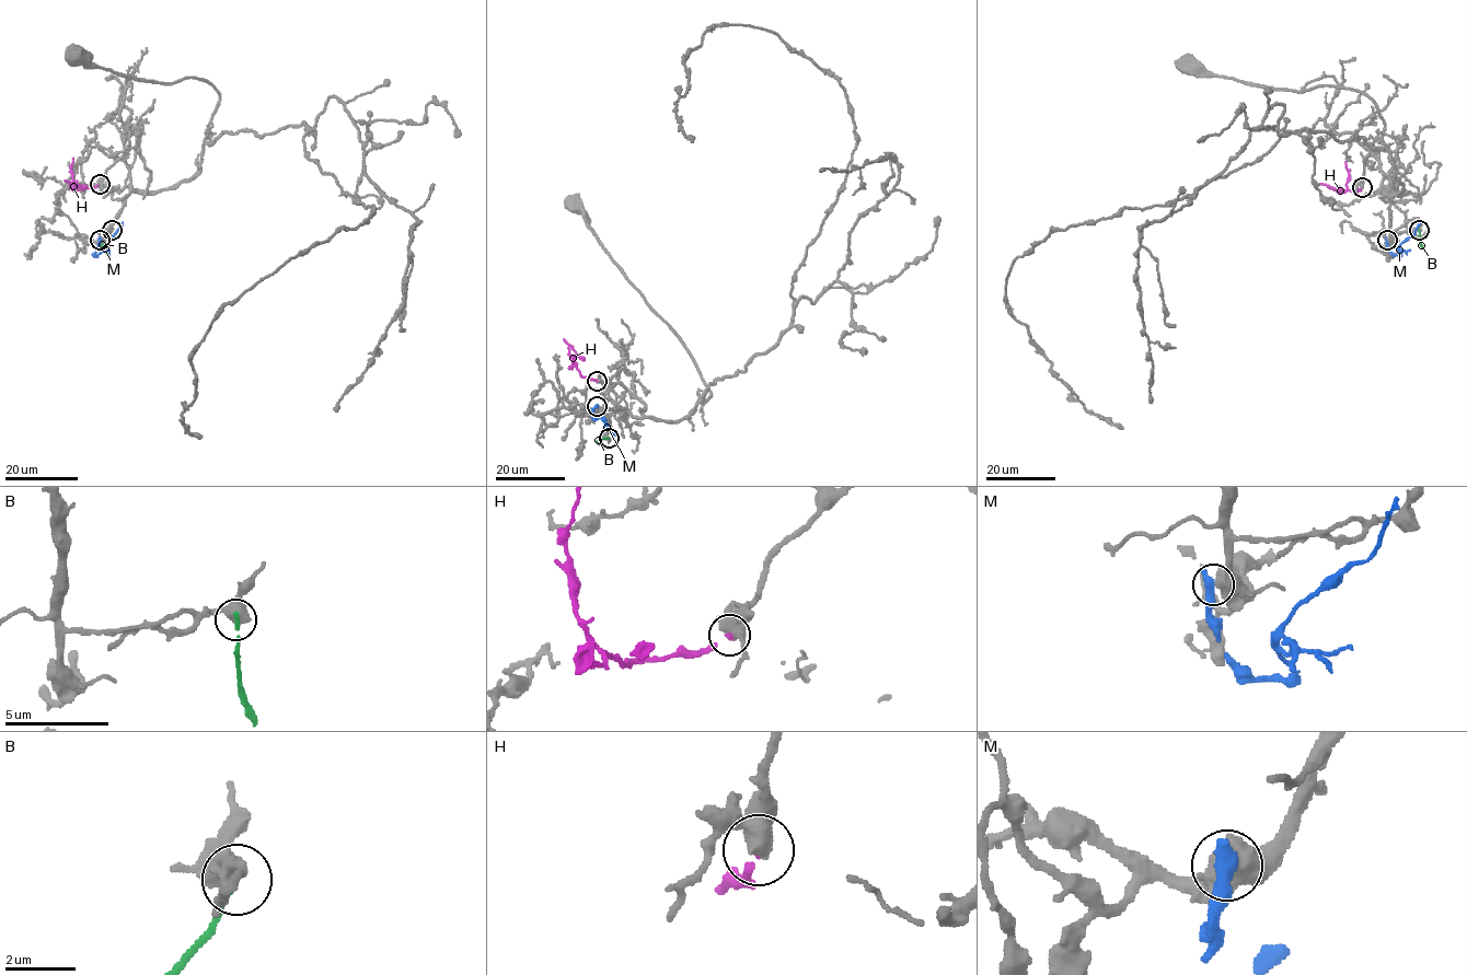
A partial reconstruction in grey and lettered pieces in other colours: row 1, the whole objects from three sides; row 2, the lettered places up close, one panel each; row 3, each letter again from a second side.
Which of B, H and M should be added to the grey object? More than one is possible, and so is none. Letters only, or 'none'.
H

